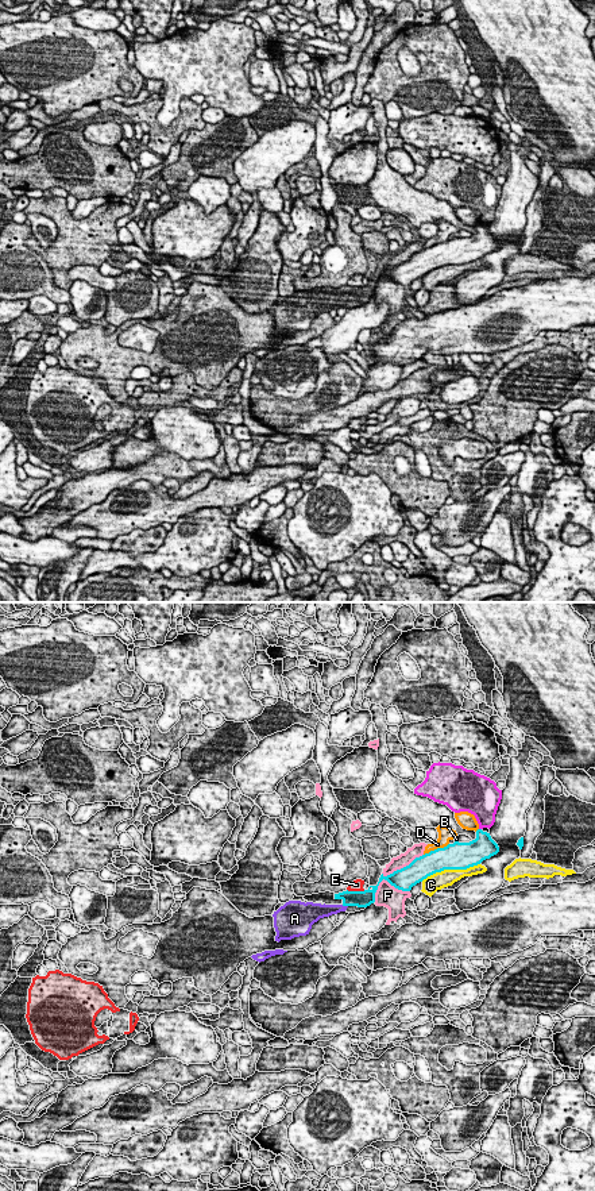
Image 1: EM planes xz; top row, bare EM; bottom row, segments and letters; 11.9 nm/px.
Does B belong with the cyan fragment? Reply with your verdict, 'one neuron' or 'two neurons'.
two neurons

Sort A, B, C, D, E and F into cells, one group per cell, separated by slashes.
A / B / C / D / E / F

